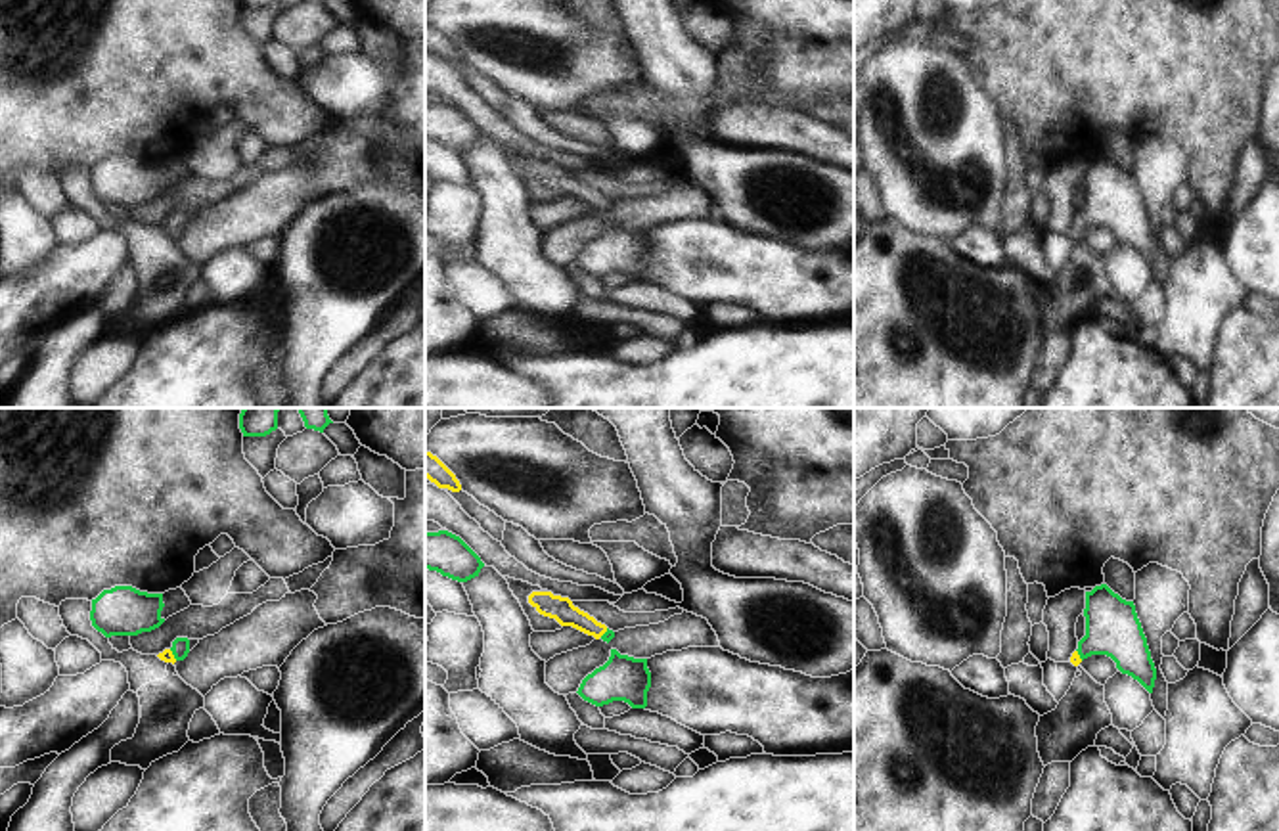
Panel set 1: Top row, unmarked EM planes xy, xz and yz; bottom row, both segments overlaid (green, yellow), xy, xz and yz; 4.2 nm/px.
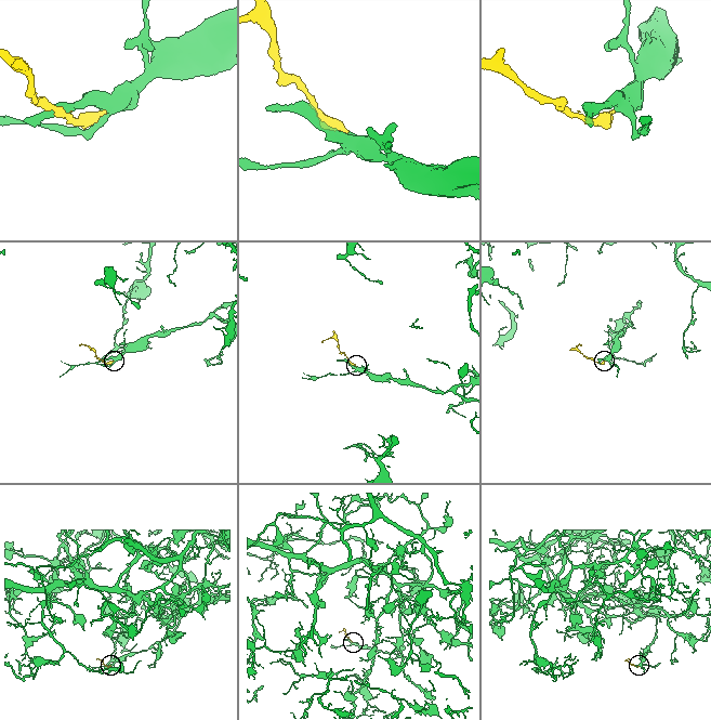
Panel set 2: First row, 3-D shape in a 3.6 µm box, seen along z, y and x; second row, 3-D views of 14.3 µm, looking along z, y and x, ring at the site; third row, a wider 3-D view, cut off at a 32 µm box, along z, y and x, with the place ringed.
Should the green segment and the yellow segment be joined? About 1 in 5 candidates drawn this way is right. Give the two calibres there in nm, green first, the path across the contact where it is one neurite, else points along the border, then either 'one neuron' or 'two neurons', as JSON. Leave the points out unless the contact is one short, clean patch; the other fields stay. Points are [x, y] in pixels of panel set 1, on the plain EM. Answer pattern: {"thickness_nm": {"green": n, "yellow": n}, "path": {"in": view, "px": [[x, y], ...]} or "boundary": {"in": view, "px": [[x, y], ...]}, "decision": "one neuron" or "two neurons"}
{"thickness_nm": {"green": 80, "yellow": 50}, "path": {"in": "xy", "px": [[180, 217], [173, 224], [167, 226]]}, "decision": "one neuron"}

